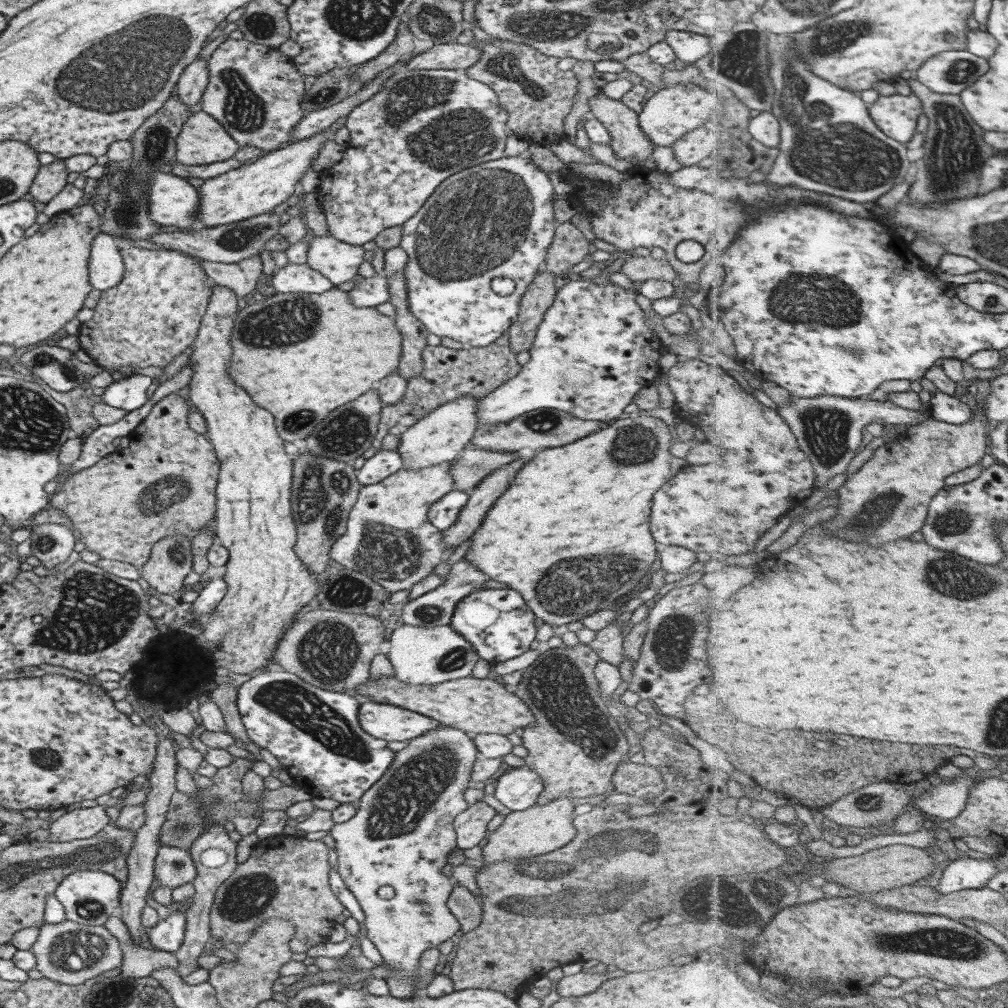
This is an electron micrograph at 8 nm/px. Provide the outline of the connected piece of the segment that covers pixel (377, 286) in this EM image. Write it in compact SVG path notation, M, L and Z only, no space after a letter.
M382 276L357 278L352 290L347 292L354 306L375 307L389 300L387 280Z

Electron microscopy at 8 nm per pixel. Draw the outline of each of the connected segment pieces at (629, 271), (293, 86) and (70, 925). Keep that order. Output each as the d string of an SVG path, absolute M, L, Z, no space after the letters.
M632 255L626 259L620 273L626 275L633 282L644 282L647 280L665 280L671 282L677 273L670 266L666 258L654 260L651 256L639 257Z
M228 38L213 51L207 63L209 79L198 107L200 110L213 116L241 146L255 146L270 153L293 142L294 127L305 117L306 112L301 105L305 94L304 79L292 59L282 56L274 47Z
M68 920L39 927L38 938L29 950L36 957L35 969L39 970L44 978L65 985L82 984L107 970L121 969L124 960L118 939L112 936L104 925L91 928Z

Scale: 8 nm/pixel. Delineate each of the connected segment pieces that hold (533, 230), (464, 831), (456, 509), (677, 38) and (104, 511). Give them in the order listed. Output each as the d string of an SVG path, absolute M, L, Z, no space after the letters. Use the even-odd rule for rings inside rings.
M527 155L502 157L498 160L483 162L482 164L464 169L463 171L452 174L445 178L437 187L436 191L427 199L427 202L416 212L413 218L410 218L402 226L402 241L399 246L408 254L408 262L404 268L404 277L406 281L408 306L411 313L424 324L424 327L431 333L440 338L450 338L466 347L484 348L496 342L500 336L508 332L519 315L519 304L526 289L530 286L532 279L538 274L545 264L548 256L549 246L552 244L555 236L557 224L554 219L554 187L549 179L550 175L540 170L536 163ZM503 276L510 278L516 283L515 290L507 296L500 296L490 287L491 280Z
M484 801L468 806L468 809L454 819L452 823L457 834L457 847L463 850L478 846L486 834L486 825L495 816L494 808L488 806Z
M452 489L447 495L439 498L428 509L427 520L438 530L449 529L456 522L457 516L468 502L469 495L461 490Z
M669 30L665 34L665 41L672 47L677 58L689 65L706 56L711 45L708 36L681 30Z
M175 393L168 394L152 407L150 413L137 426L138 433L131 437L129 447L116 450L100 459L94 466L90 466L90 468L86 468L70 476L68 480L62 484L62 490L50 496L49 507L64 512L64 514L70 518L70 522L72 522L74 528L76 528L76 533L79 533L80 540L84 543L84 546L86 546L88 550L96 552L101 559L106 558L108 560L127 562L141 570L150 558L151 550L155 542L158 542L161 538L172 535L186 535L192 540L192 538L199 535L204 529L212 533L216 538L215 529L212 527L212 524L214 524L216 512L217 498L215 490L219 474L219 460L217 454L212 449L212 442L206 437L206 434L198 434L195 430L192 430L192 427L189 425L188 417L193 409L188 398L182 398L182 396Z

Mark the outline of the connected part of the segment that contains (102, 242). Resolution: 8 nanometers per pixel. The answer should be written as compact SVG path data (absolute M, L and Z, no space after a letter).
M101 233L91 243L89 277L94 289L105 291L115 287L124 277L121 251L110 234Z

